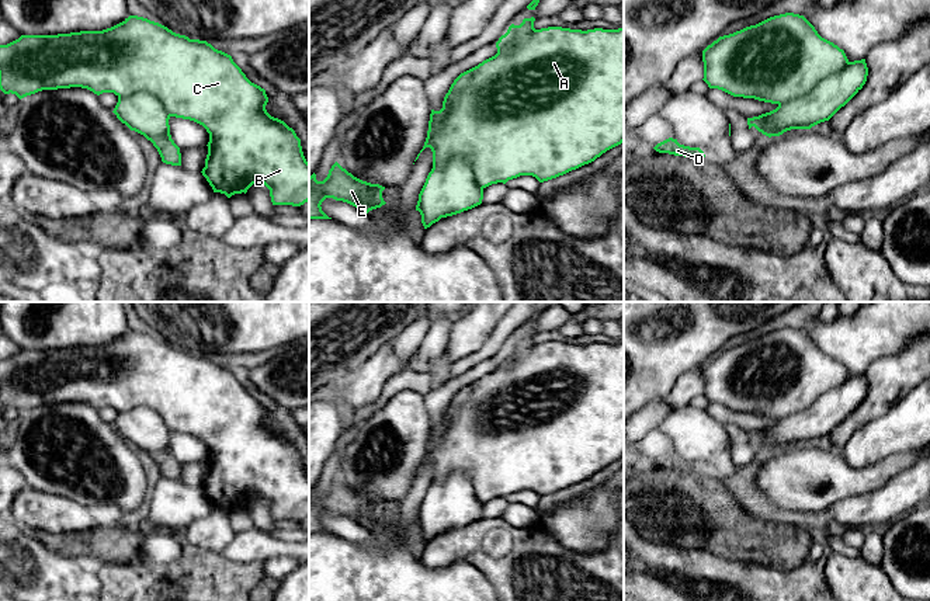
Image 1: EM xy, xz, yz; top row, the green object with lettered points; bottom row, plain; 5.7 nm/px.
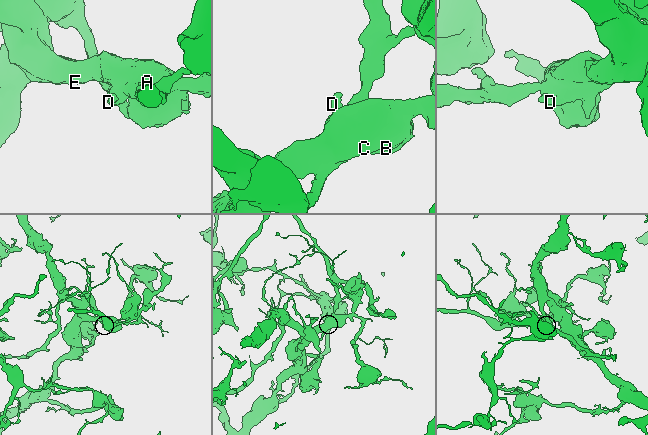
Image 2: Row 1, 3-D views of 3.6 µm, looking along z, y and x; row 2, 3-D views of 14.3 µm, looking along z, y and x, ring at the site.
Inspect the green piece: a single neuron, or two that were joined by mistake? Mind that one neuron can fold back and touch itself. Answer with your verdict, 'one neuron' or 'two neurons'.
two neurons

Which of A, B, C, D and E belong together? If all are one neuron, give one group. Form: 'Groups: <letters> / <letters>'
Groups: A B C E / D

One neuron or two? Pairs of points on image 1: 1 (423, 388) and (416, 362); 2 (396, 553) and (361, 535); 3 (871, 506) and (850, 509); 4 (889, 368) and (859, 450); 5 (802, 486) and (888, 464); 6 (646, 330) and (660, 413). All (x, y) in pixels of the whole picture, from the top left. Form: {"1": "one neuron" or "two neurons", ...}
{"1": "two neurons", "2": "two neurons", "3": "one neuron", "4": "two neurons", "5": "one neuron", "6": "two neurons"}

